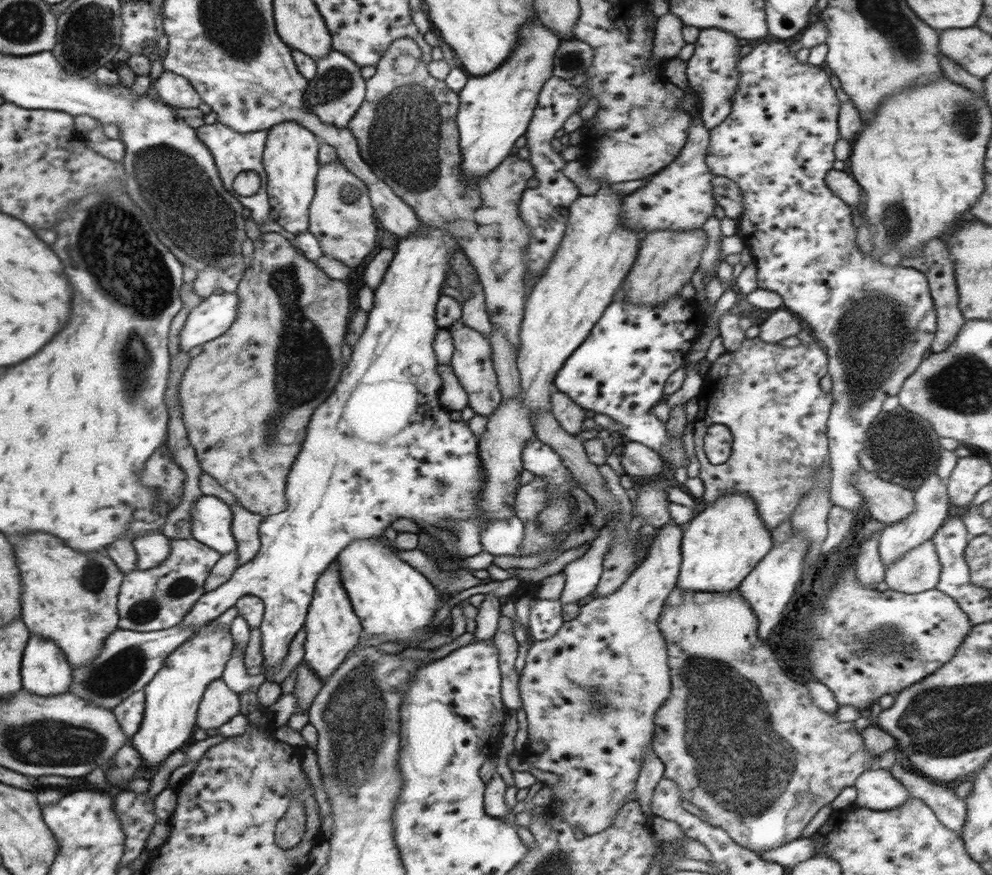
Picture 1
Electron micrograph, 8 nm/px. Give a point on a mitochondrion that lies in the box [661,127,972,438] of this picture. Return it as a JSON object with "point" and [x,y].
{"point":[873,331]}

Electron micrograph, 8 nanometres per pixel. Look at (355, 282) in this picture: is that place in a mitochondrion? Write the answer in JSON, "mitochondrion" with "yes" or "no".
{"mitochondrion":"no"}

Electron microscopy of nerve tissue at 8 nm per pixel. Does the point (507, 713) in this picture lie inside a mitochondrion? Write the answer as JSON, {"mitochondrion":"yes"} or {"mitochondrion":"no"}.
{"mitochondrion":"no"}

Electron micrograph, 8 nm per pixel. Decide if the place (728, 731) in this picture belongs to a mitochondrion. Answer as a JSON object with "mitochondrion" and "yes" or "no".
{"mitochondrion":"yes"}

